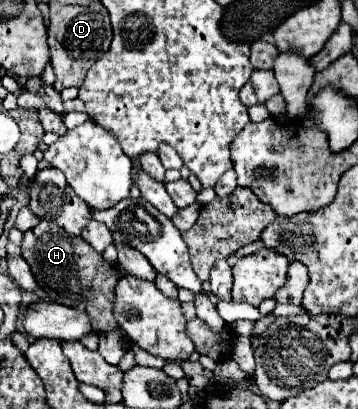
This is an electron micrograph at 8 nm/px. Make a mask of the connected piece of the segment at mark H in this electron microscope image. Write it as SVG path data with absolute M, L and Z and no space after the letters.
M43 219L37 227L33 227L31 231L25 231L21 241L21 255L29 263L39 287L47 291L53 301L87 311L95 333L109 331L111 327L123 333L121 327L115 323L115 317L111 311L111 303L115 299L113 295L115 283L121 277L115 273L115 267L103 261L101 253L97 253L83 237L67 235L57 223Z

